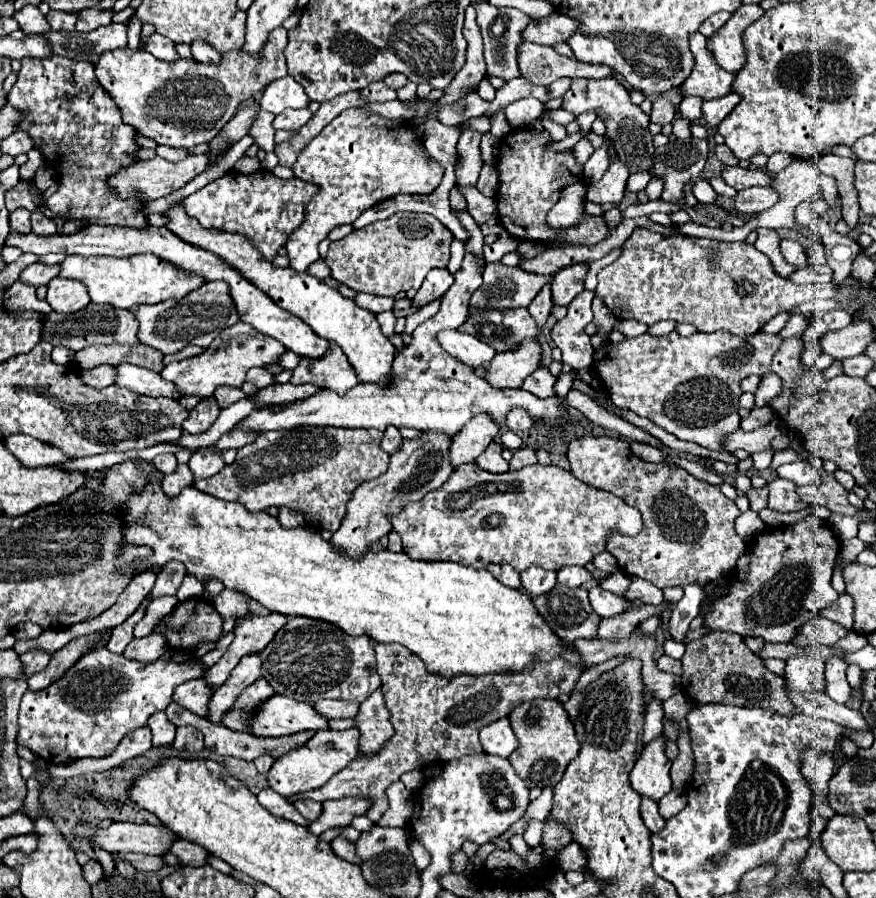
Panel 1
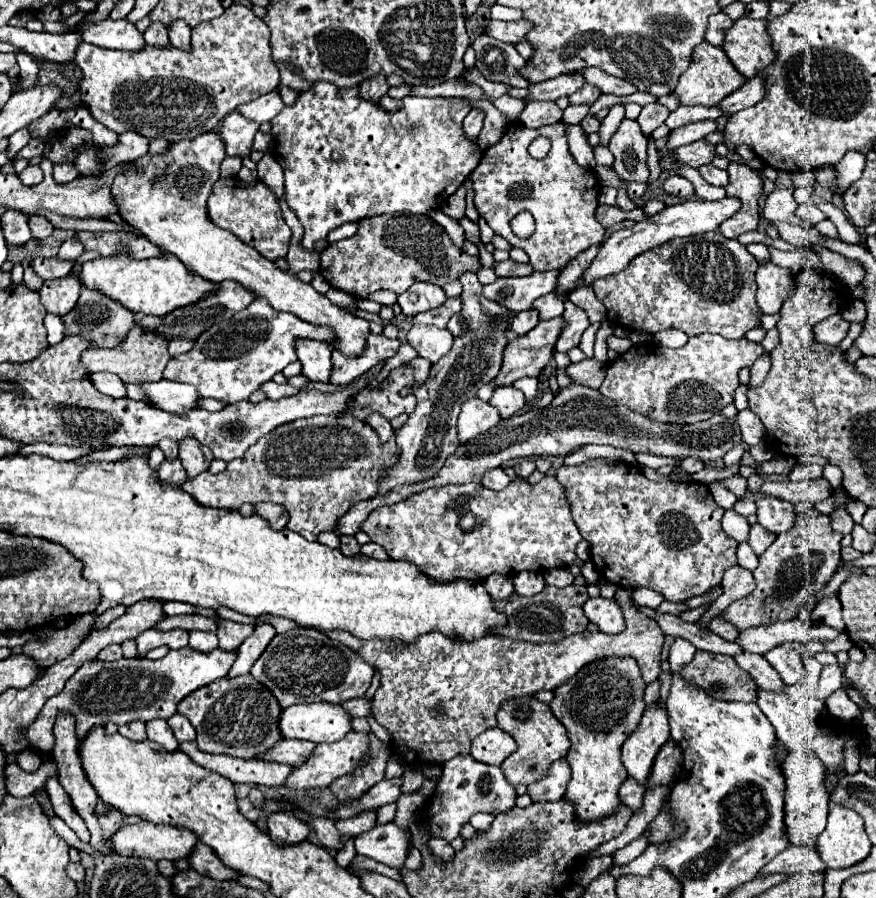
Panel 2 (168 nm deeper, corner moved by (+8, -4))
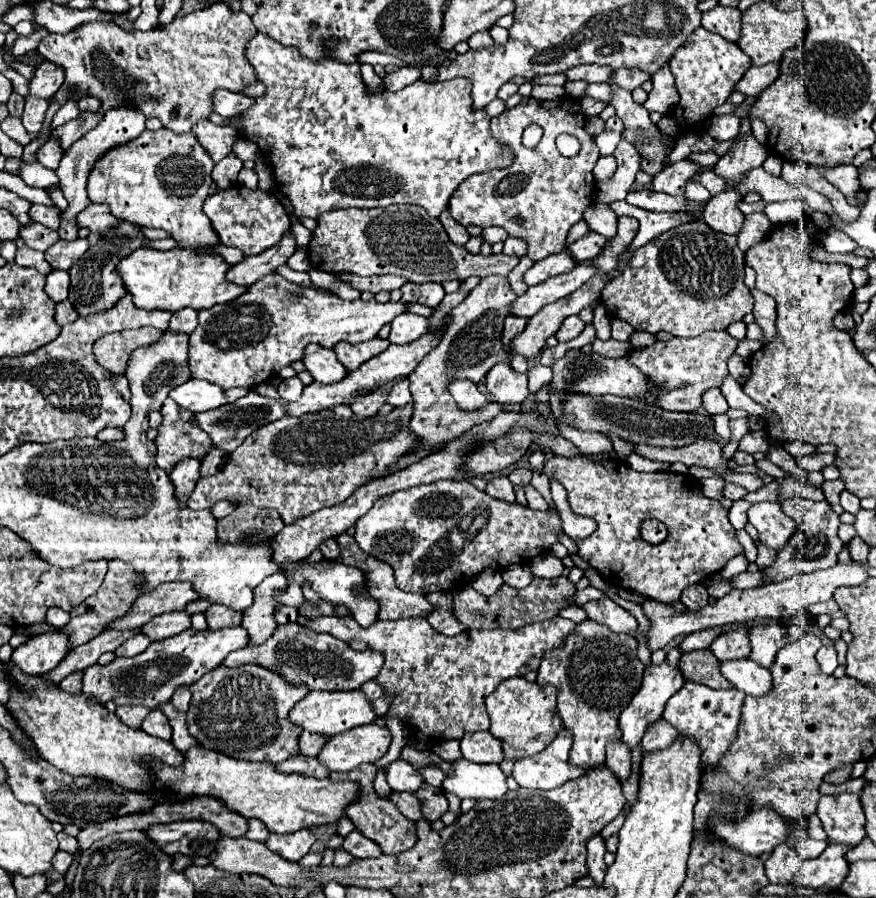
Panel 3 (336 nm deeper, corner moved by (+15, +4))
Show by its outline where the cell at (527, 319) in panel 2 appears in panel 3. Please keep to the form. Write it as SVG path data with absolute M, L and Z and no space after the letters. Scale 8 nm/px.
M507 316L505 318L505 330L503 330L503 350L509 348L509 342L519 334L523 332L523 328L527 326L527 318L521 318L521 316Z

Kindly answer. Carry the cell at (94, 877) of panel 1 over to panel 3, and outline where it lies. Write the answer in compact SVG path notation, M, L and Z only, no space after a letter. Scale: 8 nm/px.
M59 850L59 852L53 856L53 868L55 868L59 874L65 874L67 868L71 866L71 862L73 862L73 854L69 854L69 852Z

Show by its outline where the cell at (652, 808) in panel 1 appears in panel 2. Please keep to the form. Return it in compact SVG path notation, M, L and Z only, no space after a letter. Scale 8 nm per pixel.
M628 776L626 780L624 780L624 784L620 786L620 800L628 806L628 808L632 808L634 812L640 808L640 804L642 804L642 796L644 796L644 786L642 784L638 784L636 780L632 780L632 776Z

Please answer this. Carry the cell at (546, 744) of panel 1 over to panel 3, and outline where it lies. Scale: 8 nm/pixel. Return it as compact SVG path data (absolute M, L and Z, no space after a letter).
M509 678L497 686L487 698L487 712L491 716L489 732L503 742L505 760L519 760L545 750L563 730L561 718L555 714L557 690L553 686L539 686L525 678Z

